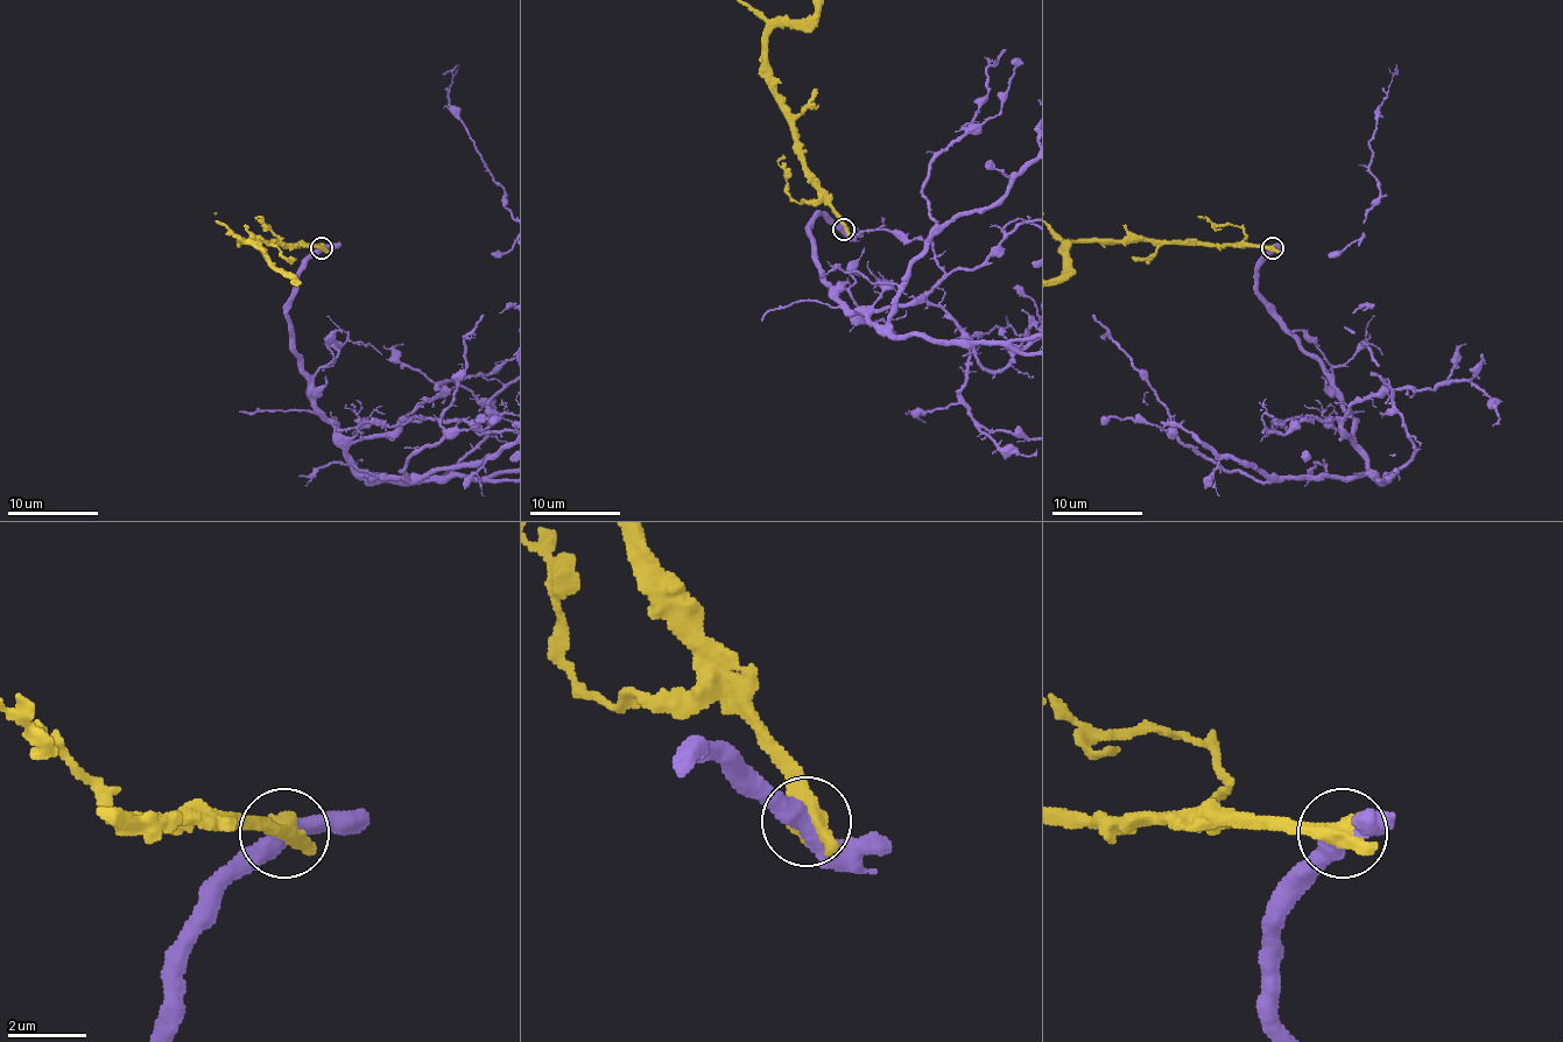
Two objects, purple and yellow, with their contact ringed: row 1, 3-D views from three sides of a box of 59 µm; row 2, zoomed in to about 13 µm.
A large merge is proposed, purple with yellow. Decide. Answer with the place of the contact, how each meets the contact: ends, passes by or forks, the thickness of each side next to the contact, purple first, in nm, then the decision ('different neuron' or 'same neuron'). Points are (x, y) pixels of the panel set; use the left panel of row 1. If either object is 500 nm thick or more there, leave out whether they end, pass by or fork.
at (321, 248); 440 nm thick on the purple side, 600 nm on the other; different neuron

